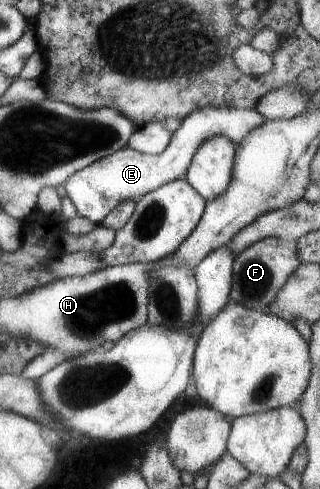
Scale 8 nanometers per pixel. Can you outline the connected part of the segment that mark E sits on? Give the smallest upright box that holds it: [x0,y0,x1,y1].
[64,107,266,226]

